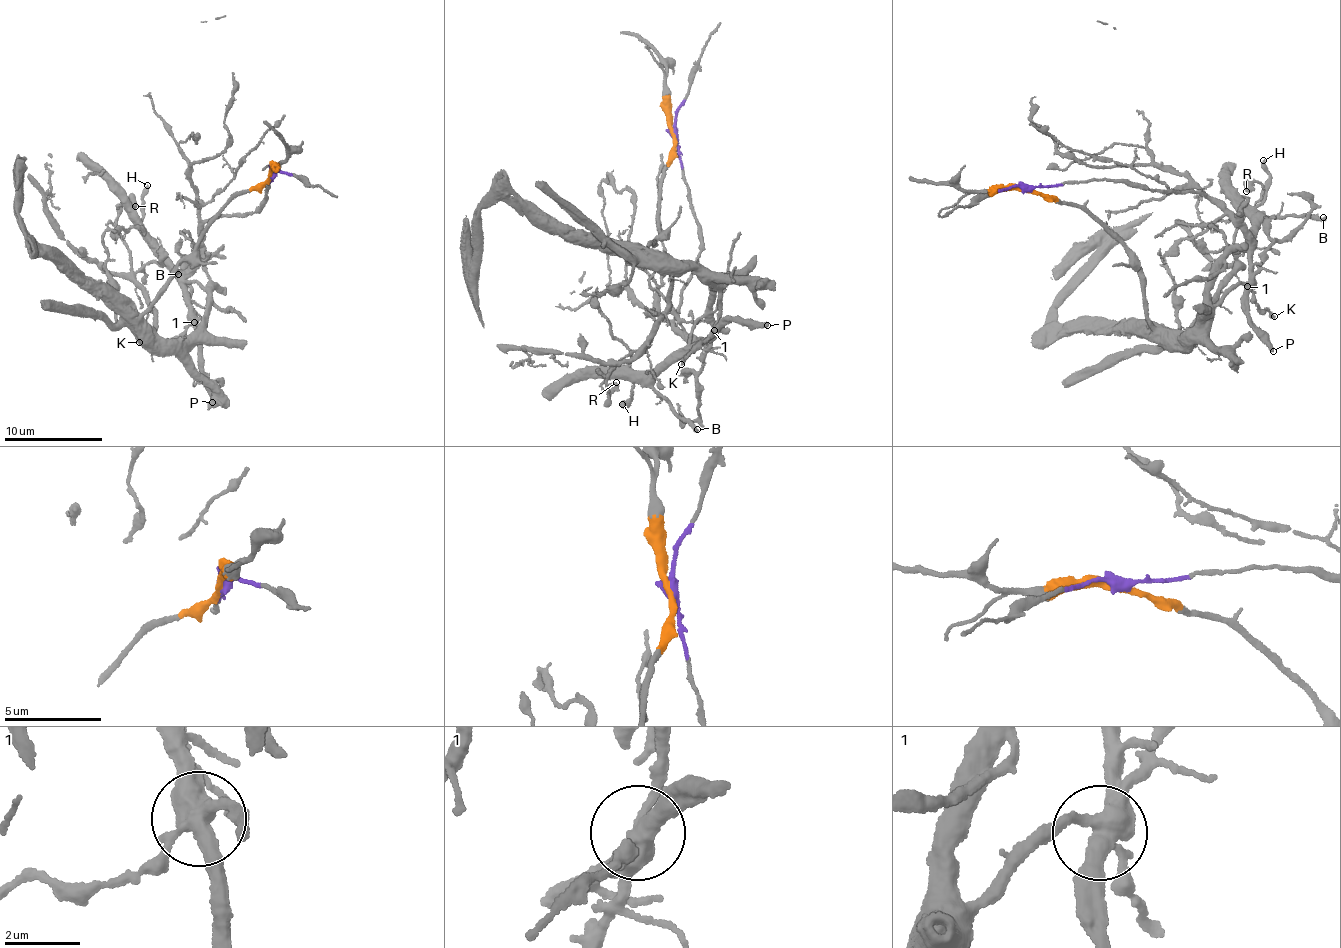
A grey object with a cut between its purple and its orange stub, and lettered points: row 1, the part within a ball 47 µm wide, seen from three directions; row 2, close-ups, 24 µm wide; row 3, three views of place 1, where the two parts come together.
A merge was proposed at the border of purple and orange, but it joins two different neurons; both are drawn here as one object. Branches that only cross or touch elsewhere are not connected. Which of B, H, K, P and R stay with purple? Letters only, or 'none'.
B, H, P

